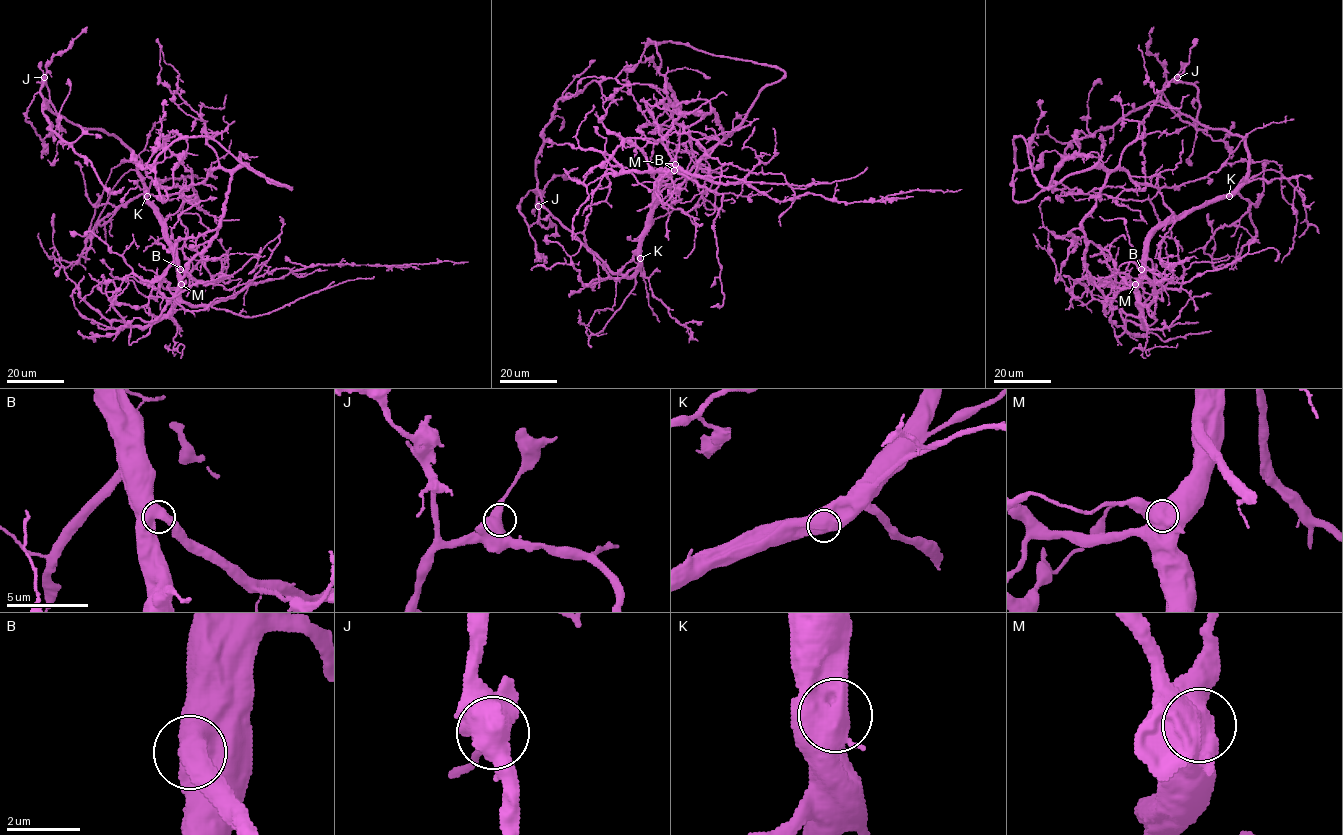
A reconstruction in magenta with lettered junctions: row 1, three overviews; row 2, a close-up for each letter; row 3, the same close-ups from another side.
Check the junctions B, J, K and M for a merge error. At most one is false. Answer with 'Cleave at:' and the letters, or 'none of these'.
Cleave at: M

